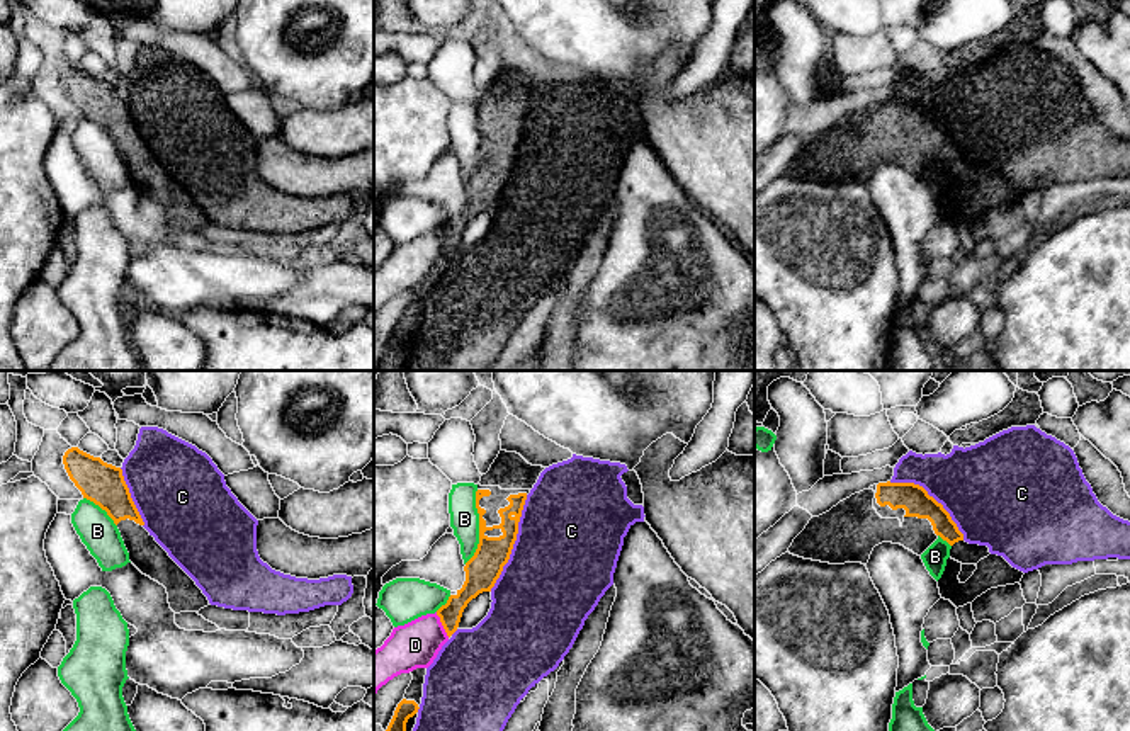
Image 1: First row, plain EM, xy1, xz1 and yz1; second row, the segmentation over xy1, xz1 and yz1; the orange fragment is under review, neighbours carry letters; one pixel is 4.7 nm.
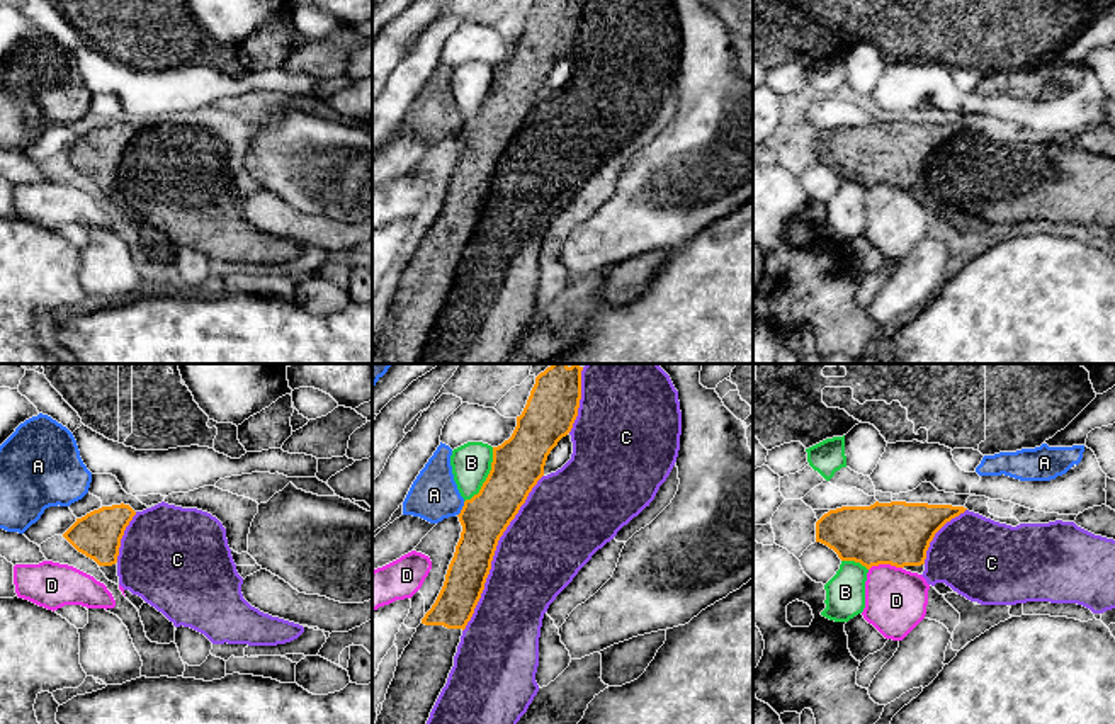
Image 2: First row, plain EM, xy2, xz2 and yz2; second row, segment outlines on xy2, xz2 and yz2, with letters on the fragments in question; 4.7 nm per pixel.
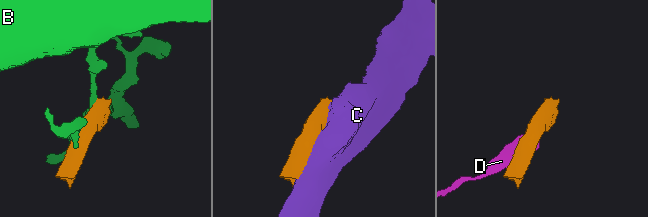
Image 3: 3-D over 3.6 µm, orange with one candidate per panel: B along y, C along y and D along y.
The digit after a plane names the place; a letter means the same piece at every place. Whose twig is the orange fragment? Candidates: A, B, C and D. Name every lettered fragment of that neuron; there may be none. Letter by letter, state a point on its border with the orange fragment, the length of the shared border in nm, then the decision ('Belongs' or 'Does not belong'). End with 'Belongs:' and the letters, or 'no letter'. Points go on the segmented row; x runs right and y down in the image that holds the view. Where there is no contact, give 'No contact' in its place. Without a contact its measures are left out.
A: Touches orange at xz2 (463, 509). Shared border 80 nm. Does not belong
B: Touches orange at xz1 (480, 527). Shared border 360 nm. Does not belong
C: Touches orange at xz2 (493, 553). Shared border 850 nm. Does not belong
D: Touches orange at yz2 (884, 563). Shared border 160 nm. Does not belong
Belongs: no letter

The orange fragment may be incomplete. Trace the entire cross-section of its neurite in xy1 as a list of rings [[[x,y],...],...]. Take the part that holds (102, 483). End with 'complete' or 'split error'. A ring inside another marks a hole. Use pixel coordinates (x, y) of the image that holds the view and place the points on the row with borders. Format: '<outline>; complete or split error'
[[[78,447],[63,456],[65,469],[83,498],[93,502],[117,525],[129,561],[146,576],[167,588],[175,614],[199,612],[209,605],[195,581],[168,556],[143,527],[144,522],[131,498],[122,469],[93,457]]]; split error

